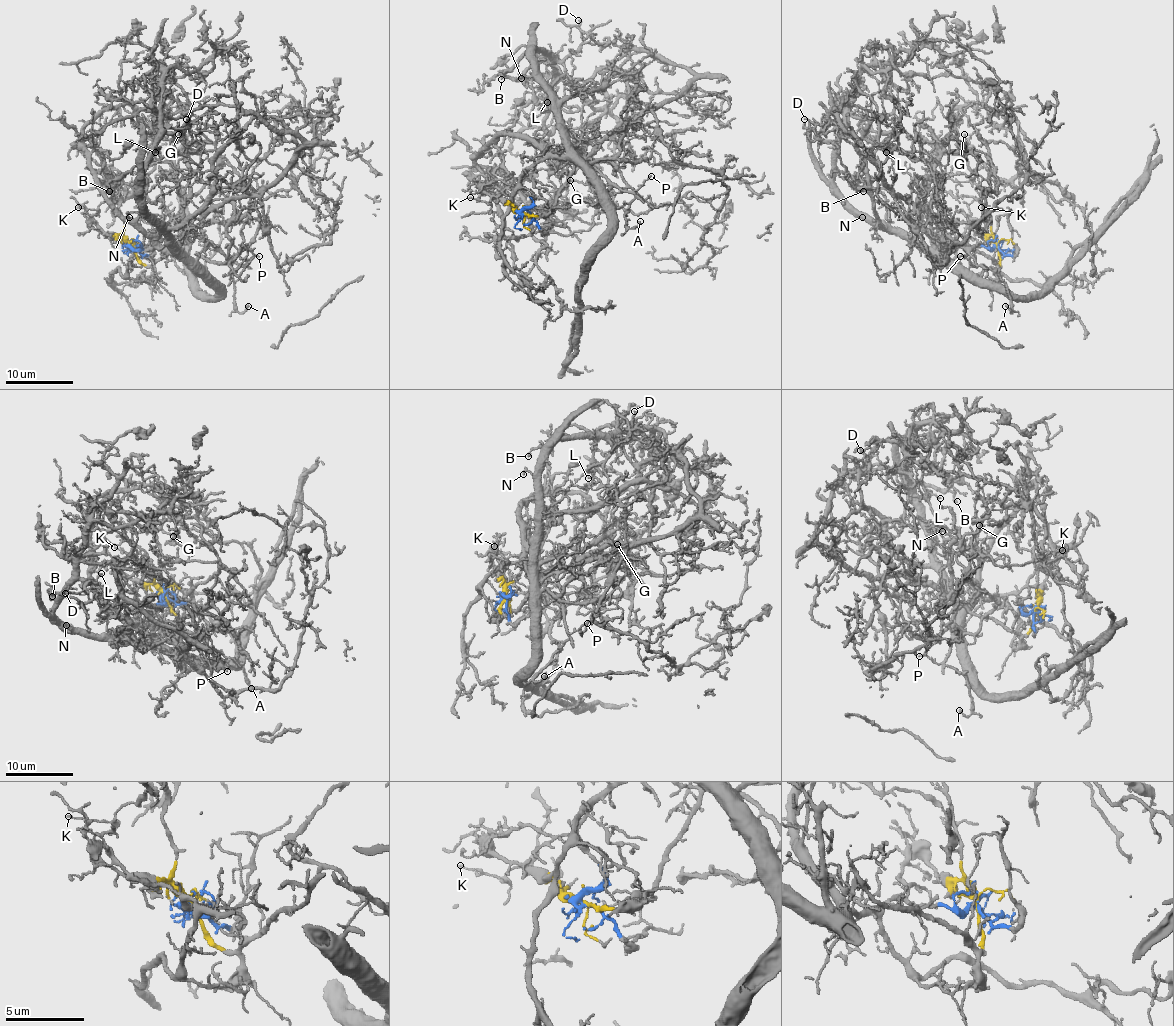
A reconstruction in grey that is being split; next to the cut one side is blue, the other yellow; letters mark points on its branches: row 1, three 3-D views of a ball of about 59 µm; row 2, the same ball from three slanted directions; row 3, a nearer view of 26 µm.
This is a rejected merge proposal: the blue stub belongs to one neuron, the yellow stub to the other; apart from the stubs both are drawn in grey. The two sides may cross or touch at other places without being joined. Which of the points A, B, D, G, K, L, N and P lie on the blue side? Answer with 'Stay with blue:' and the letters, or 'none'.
Stay with blue: B, D, G, K, L, N

